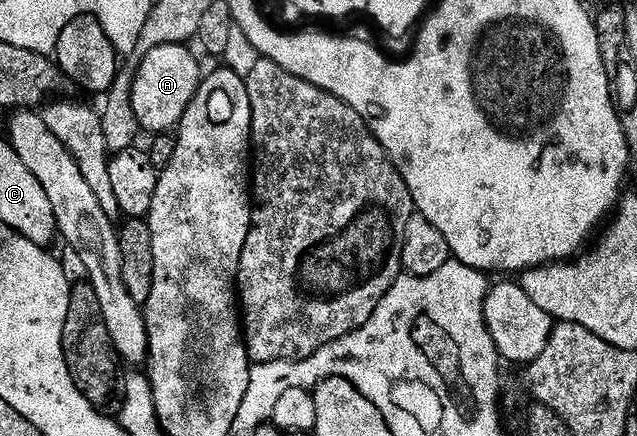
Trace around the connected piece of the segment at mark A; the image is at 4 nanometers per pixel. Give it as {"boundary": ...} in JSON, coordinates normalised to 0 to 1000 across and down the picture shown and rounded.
{"boundary":[[[289,101],[245,106],[245,115],[239,115],[215,149],[204,232],[207,252],[214,257],[217,291],[224,305],[265,305],[278,296],[289,271],[308,206],[320,181],[320,163],[317,165],[309,133],[298,115]]]}

